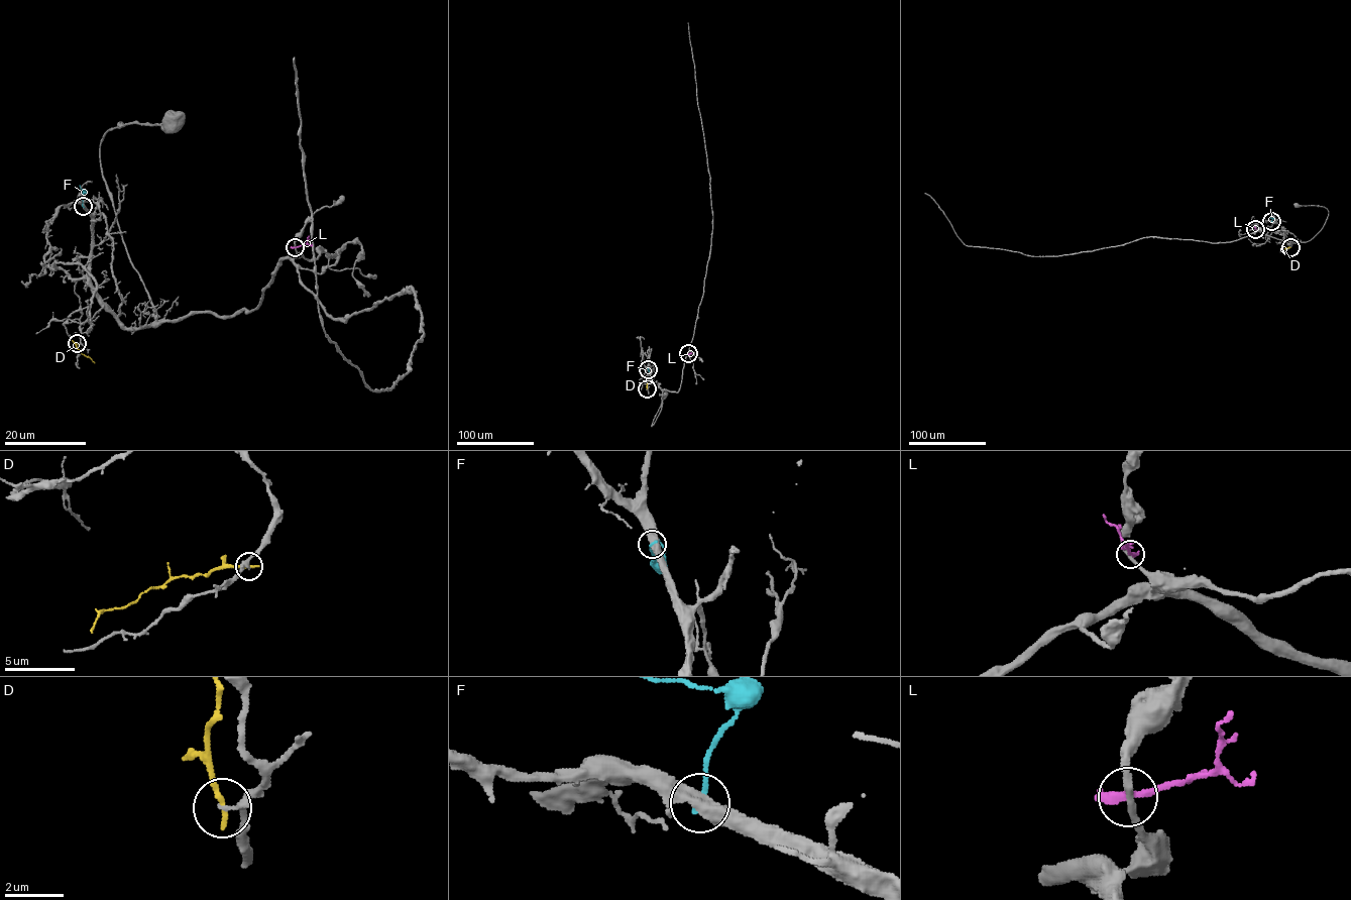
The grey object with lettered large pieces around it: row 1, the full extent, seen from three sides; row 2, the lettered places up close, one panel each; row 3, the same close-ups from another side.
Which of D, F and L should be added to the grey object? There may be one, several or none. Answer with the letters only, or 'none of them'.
none of them

